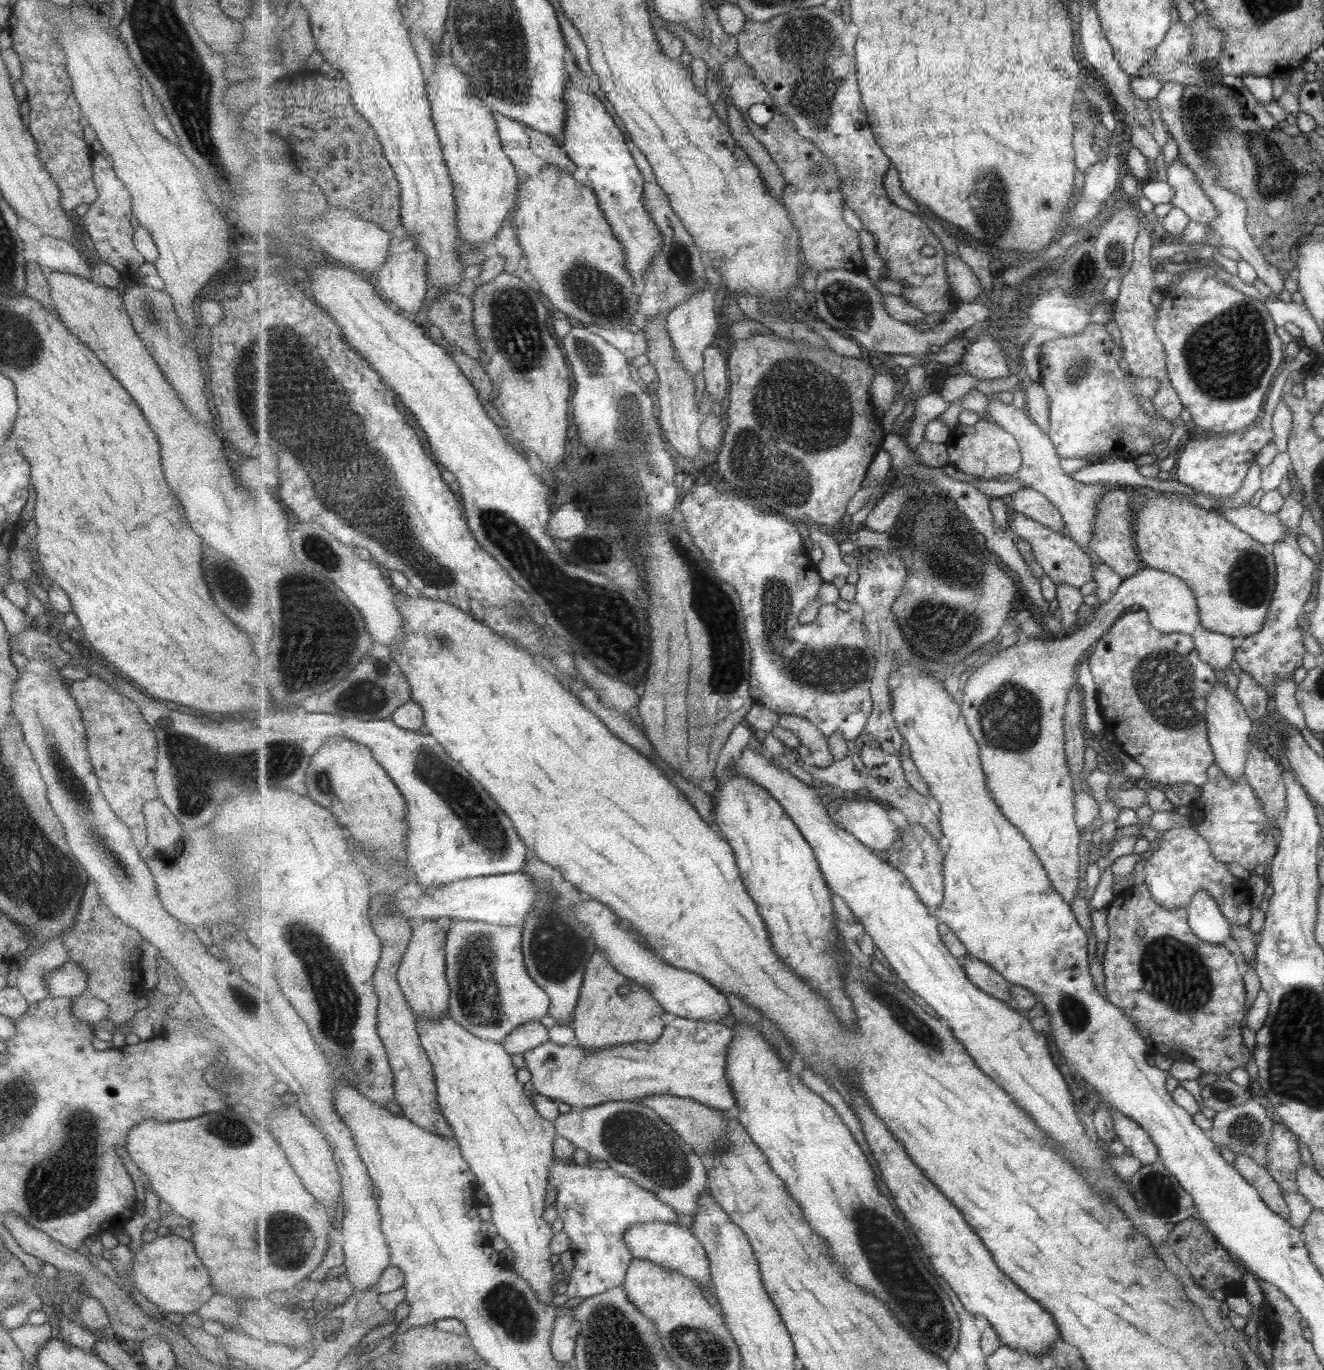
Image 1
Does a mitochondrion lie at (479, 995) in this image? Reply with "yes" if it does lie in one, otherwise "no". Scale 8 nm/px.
yes

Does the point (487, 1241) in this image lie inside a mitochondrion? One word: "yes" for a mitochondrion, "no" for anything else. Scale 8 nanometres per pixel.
no

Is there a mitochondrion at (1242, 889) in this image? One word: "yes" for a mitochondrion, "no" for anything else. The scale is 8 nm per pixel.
no

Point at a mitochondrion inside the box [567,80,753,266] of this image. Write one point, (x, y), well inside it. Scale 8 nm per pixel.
(622, 207)

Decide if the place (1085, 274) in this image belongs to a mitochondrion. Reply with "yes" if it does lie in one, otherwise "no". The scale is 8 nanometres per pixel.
yes

